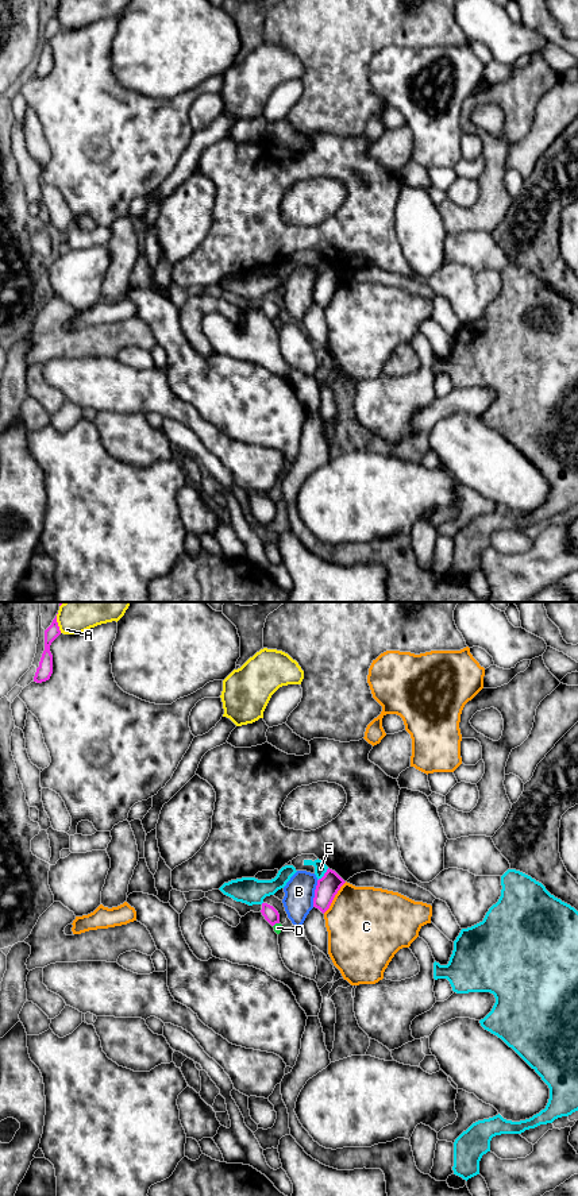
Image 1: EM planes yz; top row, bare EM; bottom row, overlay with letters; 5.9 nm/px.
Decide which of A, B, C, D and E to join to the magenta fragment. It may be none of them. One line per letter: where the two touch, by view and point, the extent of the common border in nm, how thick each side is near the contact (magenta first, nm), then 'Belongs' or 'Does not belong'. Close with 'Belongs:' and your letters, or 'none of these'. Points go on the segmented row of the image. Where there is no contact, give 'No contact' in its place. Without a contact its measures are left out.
A: Touches magenta at yz (57, 622). Shared border 120 nm. Thickness 80 nm (magenta) against 280 nm. Does not belong
B: Touches magenta at yz (315, 894). Shared border 160 nm. Thickness 130 nm (magenta) against 180 nm. Does not belong
C: Touches magenta at yz (334, 896). Shared border 240 nm. Thickness 130 nm (magenta) against 460 nm. Does not belong
D: Touches magenta at yz (276, 922). Shared border 50 nm. Thickness 90 nm (magenta) against 50 nm. Does not belong
E: Touches magenta at yz (324, 875). Shared border 100 nm. Thickness 130 nm (magenta) against 80 nm. Does not belong
Belongs: none of these

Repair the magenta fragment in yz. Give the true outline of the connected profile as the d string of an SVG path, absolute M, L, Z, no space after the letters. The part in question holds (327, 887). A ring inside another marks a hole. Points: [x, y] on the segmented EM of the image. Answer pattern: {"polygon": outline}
{"polygon": "M328 868L324 876L317 880L313 907L324 914L344 883L346 881L335 871Z"}

